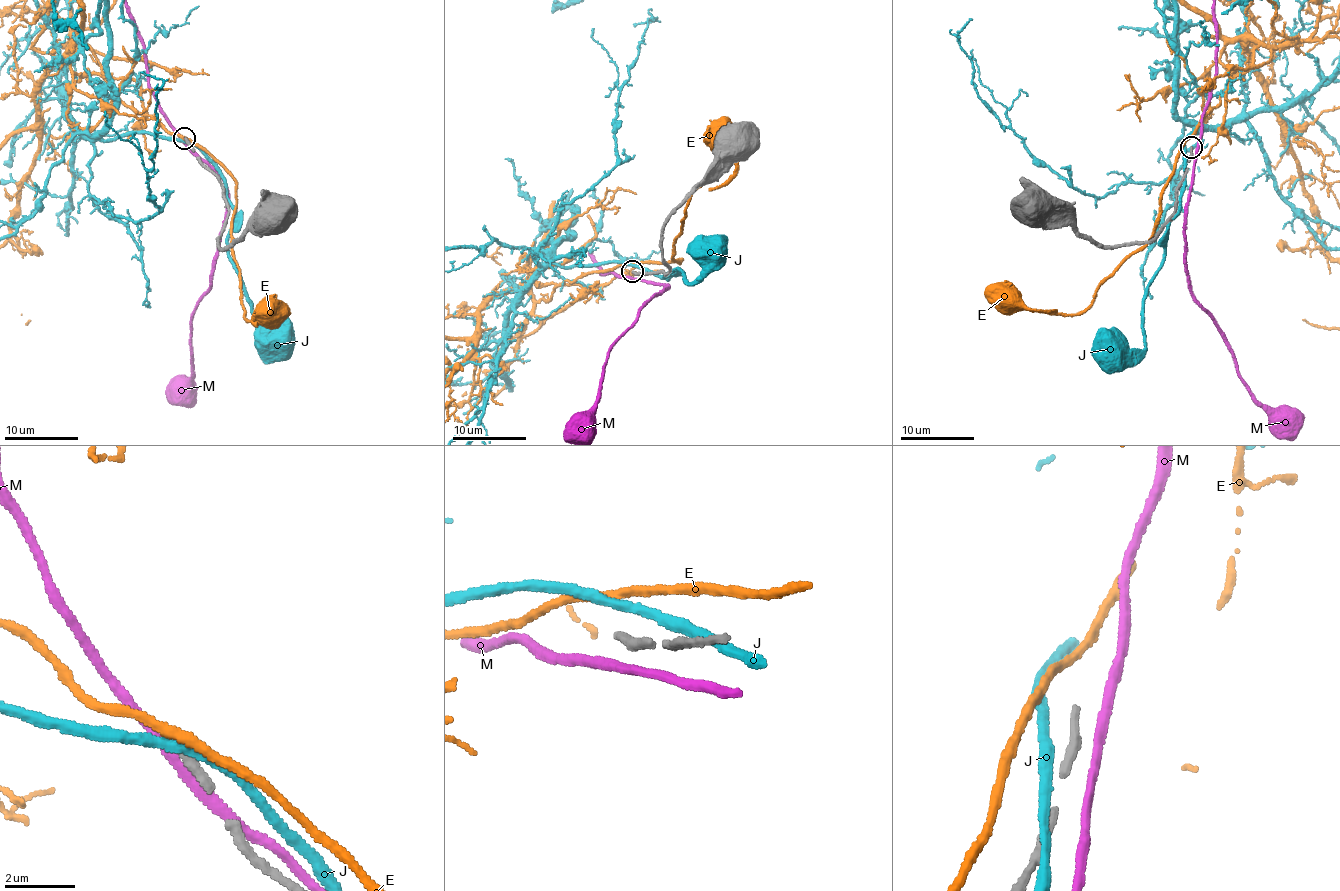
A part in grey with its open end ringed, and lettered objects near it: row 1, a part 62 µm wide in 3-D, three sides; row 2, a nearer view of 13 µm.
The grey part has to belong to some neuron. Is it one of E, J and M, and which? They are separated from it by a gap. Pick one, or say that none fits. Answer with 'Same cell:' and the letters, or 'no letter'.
Same cell: no letter

